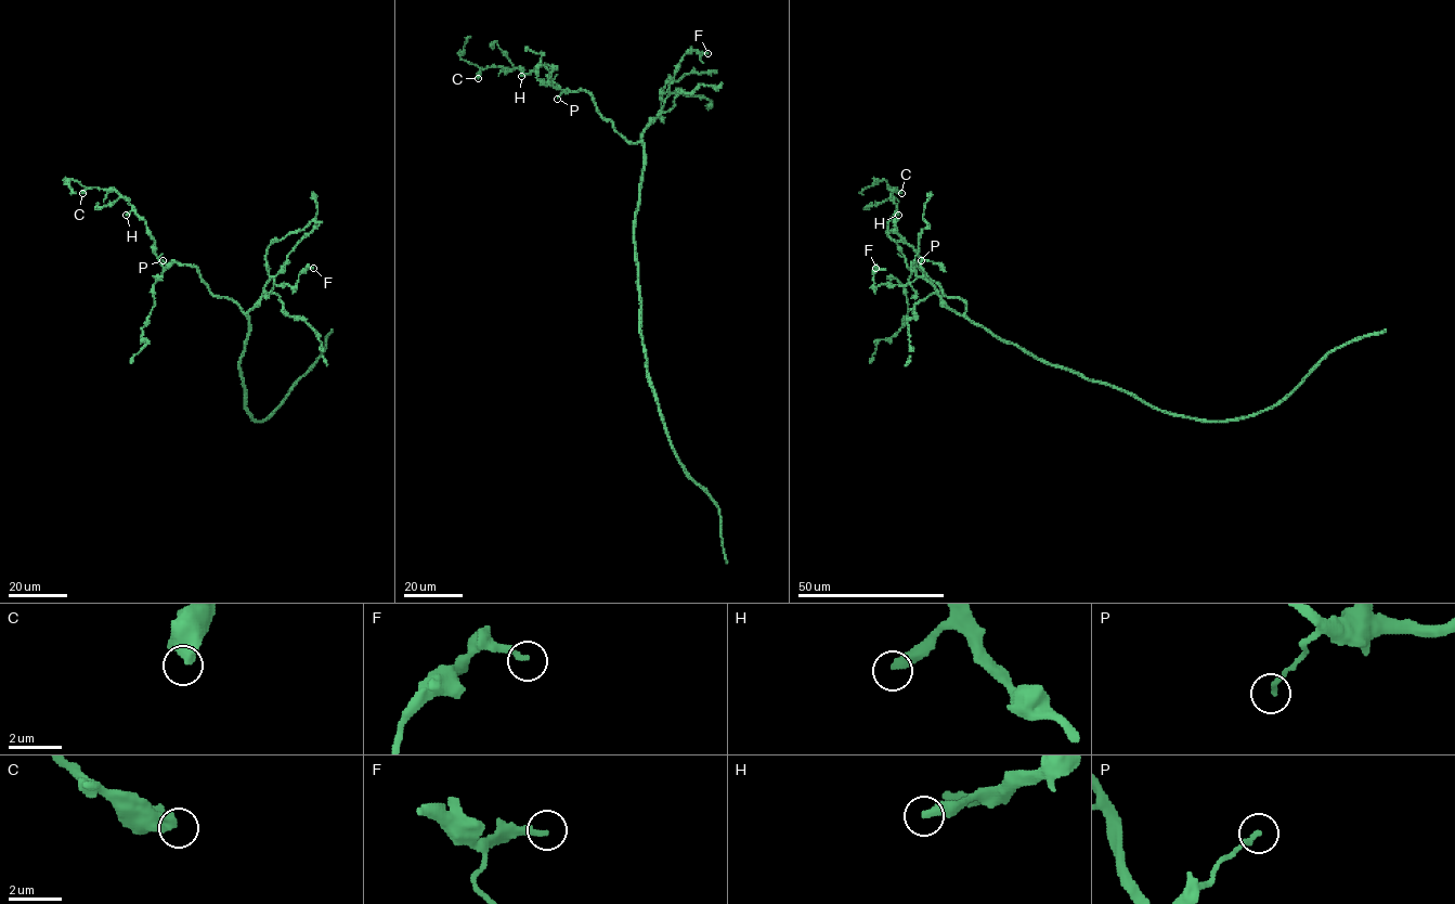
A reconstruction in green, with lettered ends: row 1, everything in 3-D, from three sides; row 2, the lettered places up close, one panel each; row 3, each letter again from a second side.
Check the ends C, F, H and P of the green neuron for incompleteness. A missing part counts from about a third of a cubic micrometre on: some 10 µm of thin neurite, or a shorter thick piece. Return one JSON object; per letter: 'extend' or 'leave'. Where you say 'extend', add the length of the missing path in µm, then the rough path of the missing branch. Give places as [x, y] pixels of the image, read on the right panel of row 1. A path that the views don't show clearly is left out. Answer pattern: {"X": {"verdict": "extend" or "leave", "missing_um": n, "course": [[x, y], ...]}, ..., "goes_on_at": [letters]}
{"C": {"verdict": "leave"}, "F": {"verdict": "leave"}, "H": {"verdict": "extend", "missing_um": 15}, "P": {"verdict": "leave"}, "goes_on_at": ["H"]}

